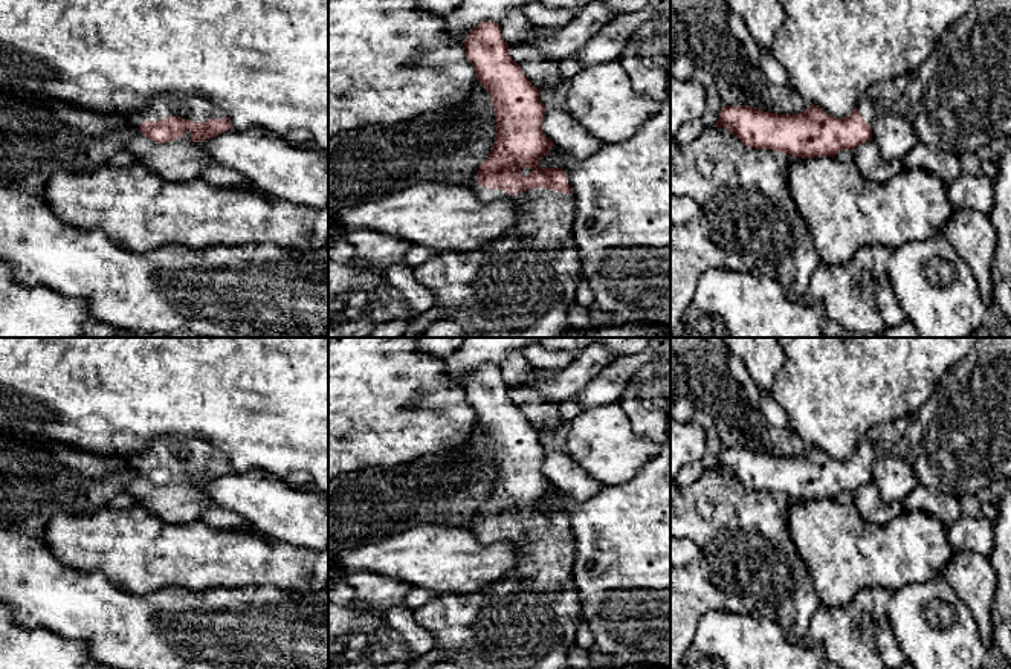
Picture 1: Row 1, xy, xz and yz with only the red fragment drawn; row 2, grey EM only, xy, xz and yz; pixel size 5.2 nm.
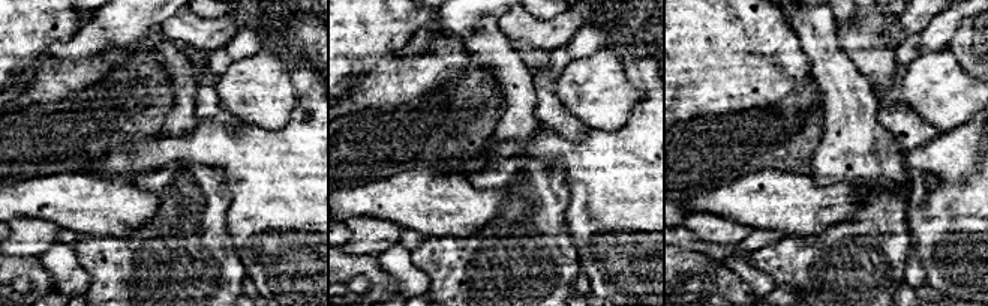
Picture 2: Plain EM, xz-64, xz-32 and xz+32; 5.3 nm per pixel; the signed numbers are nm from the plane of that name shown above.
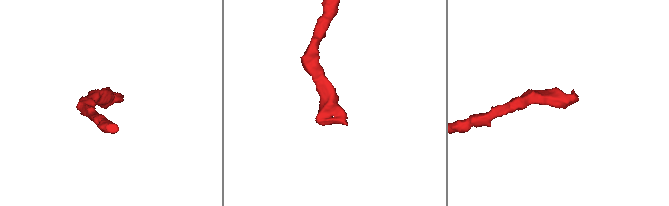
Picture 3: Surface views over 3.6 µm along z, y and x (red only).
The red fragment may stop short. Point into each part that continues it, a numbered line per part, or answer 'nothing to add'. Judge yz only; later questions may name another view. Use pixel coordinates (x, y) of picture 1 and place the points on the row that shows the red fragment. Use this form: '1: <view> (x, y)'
1: yz (959, 100)

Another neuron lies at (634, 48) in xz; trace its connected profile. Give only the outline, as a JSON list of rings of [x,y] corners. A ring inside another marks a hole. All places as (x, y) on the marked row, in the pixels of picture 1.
[[[634,34],[620,58],[634,89],[660,102],[637,133],[622,144],[603,144],[593,156],[576,159],[556,145],[541,157],[541,168],[562,168],[576,202],[573,237],[596,304],[615,322],[641,321],[670,327],[670,93],[664,64],[644,55],[644,43]]]

